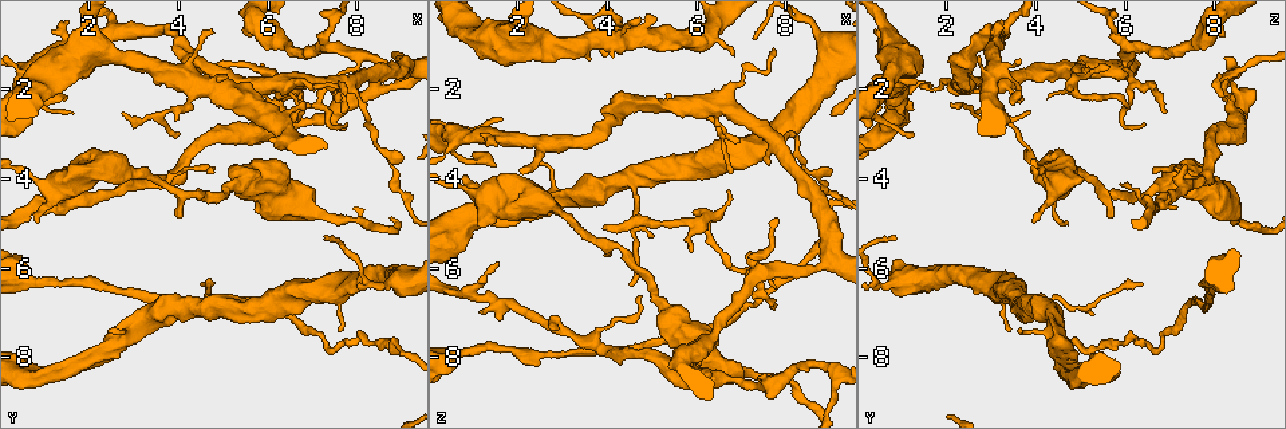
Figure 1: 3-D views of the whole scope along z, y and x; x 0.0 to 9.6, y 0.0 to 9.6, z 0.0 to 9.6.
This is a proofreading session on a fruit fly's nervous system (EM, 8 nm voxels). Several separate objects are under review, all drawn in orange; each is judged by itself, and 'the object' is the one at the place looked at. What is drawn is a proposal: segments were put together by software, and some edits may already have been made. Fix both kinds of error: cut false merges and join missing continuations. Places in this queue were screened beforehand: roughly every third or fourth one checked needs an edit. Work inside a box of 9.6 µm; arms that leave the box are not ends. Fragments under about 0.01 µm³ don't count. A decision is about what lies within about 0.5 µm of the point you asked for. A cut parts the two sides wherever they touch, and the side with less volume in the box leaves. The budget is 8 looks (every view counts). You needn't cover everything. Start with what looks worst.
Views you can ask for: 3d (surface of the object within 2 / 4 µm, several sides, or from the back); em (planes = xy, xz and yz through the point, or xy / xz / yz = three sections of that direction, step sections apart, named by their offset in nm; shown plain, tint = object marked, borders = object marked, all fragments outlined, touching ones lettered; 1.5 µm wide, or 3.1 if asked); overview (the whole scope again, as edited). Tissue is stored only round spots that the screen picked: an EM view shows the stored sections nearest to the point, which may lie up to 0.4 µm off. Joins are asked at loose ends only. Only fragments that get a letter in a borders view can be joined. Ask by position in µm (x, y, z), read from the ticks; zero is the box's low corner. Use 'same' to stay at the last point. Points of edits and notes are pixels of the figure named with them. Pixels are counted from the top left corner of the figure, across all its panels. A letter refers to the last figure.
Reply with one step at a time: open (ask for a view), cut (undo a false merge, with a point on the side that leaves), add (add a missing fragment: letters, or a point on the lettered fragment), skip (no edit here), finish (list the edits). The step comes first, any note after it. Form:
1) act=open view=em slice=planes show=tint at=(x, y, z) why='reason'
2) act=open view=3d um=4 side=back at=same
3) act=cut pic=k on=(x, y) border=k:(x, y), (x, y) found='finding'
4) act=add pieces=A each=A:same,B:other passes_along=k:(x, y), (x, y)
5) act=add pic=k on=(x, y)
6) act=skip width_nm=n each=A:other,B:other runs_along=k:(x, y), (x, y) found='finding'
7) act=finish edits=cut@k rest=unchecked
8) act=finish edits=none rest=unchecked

act=open view=em slice=planes show=borders at=(6.05, 1.70, 8.10)

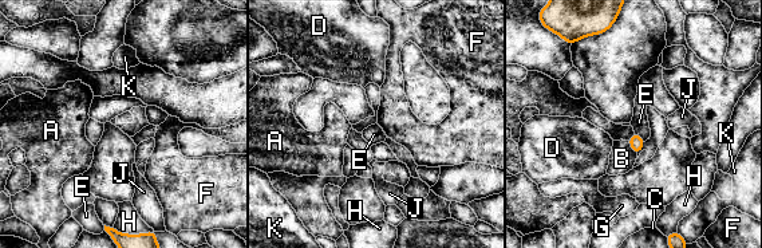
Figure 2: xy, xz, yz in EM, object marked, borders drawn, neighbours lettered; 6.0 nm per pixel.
act=skip each=A:other,B:other,C:other,D:other,E:other,F:other,G:other,H:other,J:other,K:other found='no lettered fragment goes on from it'

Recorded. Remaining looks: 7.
act=open view=3d um=2 at=(0.85, 4.95, 3.90) why='free end'

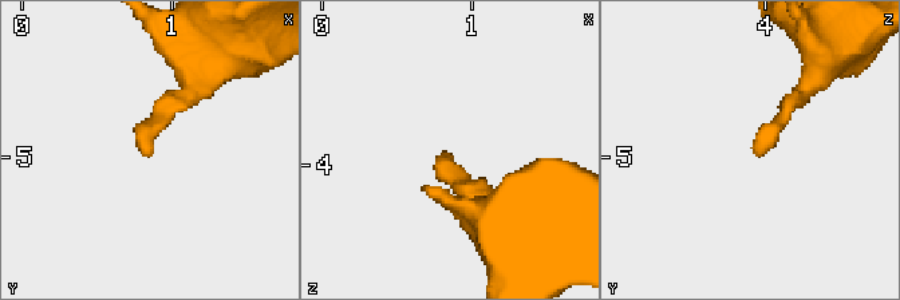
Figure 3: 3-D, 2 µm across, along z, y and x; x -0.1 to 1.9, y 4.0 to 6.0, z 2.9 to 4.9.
act=open view=em slice=yz step=4 show=tint at=(0.80, 4.96, 3.98)

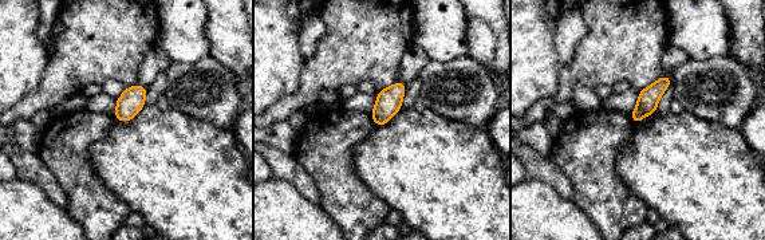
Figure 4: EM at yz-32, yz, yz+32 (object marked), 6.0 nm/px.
act=open view=em slice=planes show=borders at=same why='cut it another way'

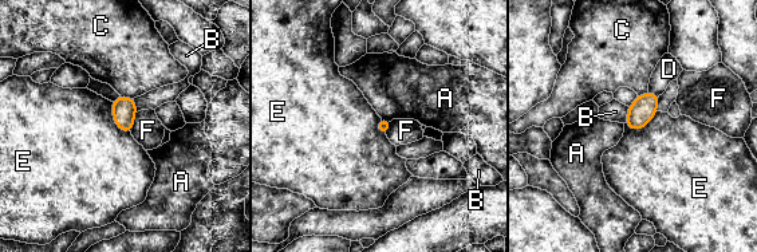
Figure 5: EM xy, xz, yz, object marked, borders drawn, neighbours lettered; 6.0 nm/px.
act=skip each=A:other,B:other,C:other,D:other,E:other,F:other border=5:(111, 102), (114, 122), (130, 133) found='no lettered fragment goes on from it'

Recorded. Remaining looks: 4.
act=open view=em slice=planes show=plain at=(6.45, 1.95, 2.40) why='thin arm on a thick one'

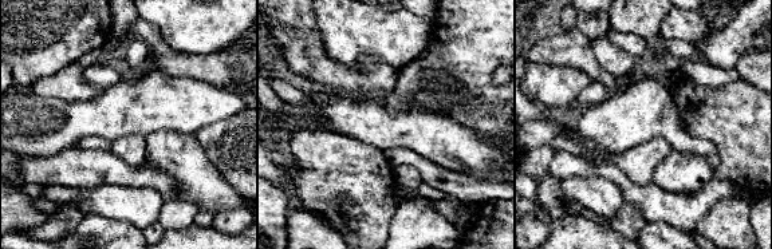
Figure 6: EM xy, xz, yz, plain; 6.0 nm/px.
act=open view=em slice=planes show=borders at=same why='what lies round it'

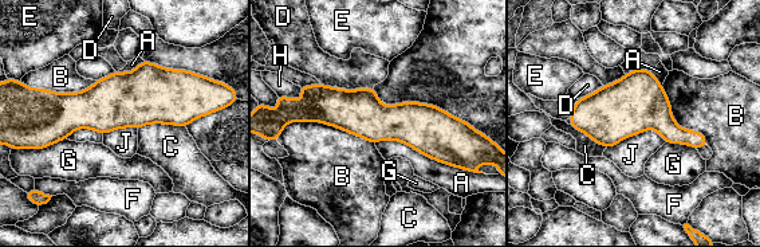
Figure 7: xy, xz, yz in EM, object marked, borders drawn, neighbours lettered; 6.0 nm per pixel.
act=skip width_nm=340 each=A:other,B:other,C:other,D:other,E:other,F:other,G:other,H:other,J:other border=7:(665, 141), (645, 129), (607, 148) found='all the same cell'

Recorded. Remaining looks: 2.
act=finish edits=none rest=unchecked

